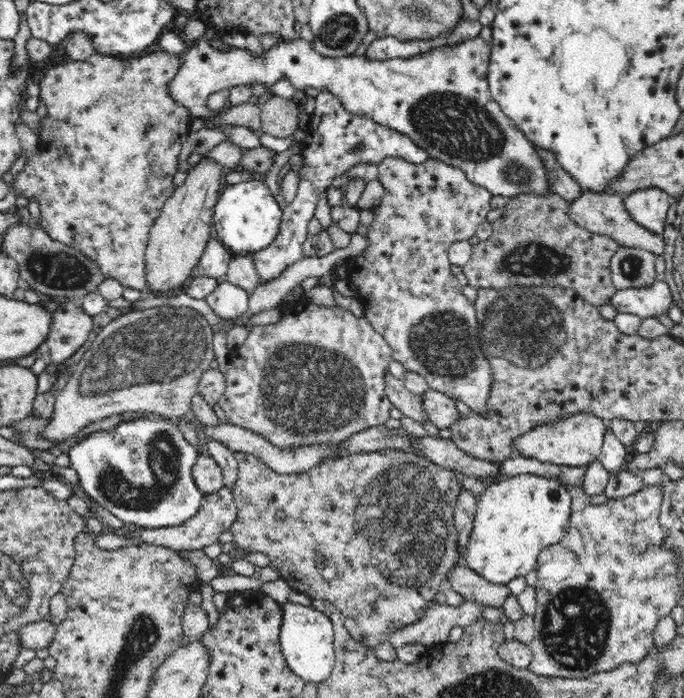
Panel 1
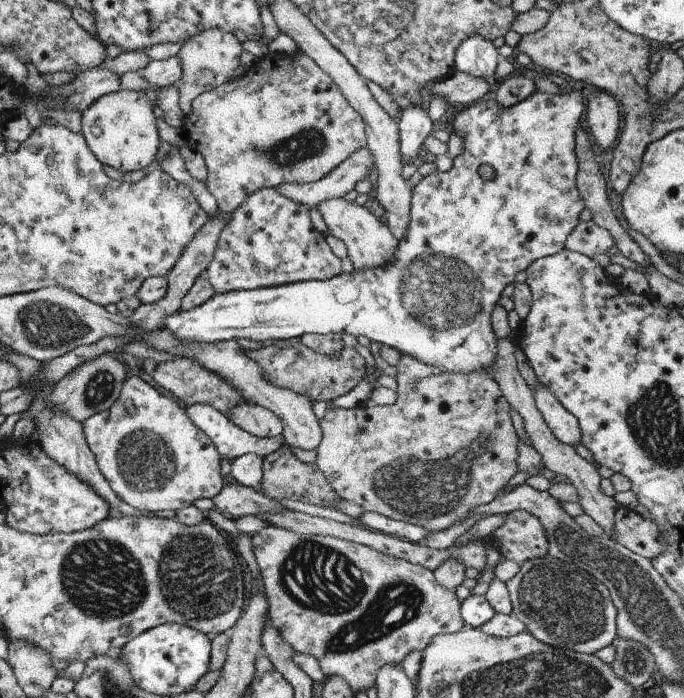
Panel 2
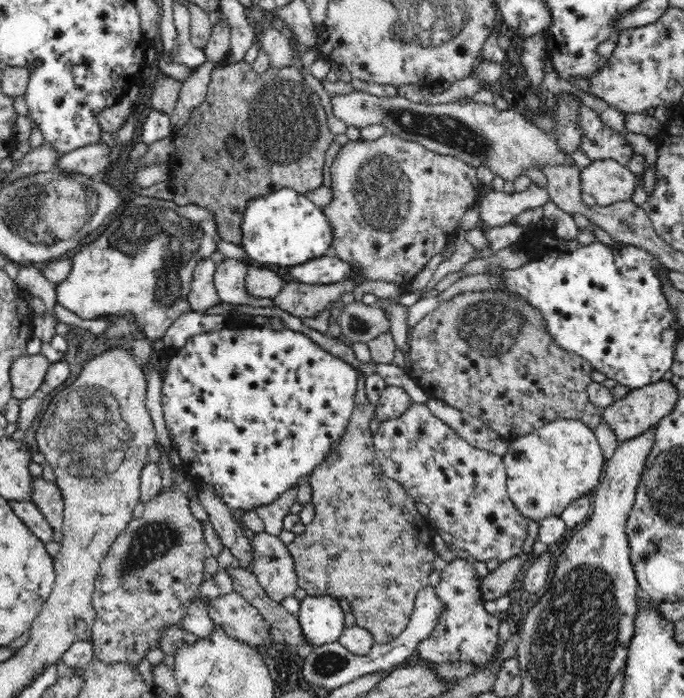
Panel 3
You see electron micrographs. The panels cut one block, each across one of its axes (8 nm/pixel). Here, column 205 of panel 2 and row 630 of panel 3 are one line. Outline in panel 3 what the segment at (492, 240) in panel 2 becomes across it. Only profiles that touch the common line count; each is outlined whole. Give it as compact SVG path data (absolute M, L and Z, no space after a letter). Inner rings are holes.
M307 596L301 601L298 622L301 635L313 647L339 640L344 626L344 612L332 596Z

